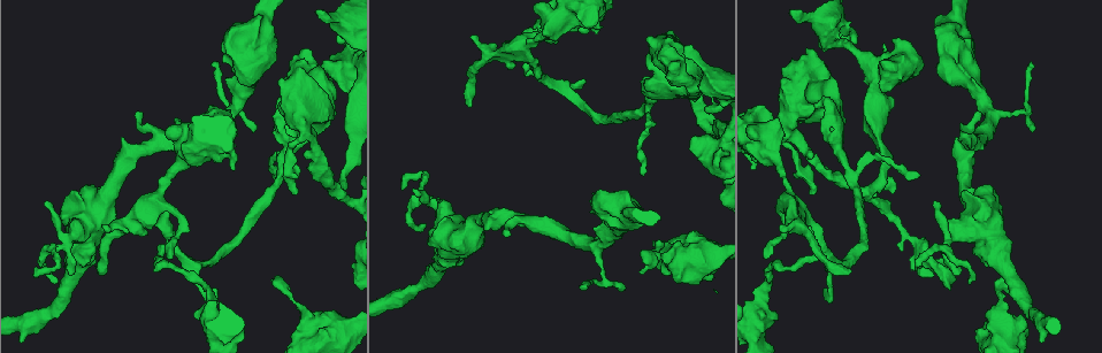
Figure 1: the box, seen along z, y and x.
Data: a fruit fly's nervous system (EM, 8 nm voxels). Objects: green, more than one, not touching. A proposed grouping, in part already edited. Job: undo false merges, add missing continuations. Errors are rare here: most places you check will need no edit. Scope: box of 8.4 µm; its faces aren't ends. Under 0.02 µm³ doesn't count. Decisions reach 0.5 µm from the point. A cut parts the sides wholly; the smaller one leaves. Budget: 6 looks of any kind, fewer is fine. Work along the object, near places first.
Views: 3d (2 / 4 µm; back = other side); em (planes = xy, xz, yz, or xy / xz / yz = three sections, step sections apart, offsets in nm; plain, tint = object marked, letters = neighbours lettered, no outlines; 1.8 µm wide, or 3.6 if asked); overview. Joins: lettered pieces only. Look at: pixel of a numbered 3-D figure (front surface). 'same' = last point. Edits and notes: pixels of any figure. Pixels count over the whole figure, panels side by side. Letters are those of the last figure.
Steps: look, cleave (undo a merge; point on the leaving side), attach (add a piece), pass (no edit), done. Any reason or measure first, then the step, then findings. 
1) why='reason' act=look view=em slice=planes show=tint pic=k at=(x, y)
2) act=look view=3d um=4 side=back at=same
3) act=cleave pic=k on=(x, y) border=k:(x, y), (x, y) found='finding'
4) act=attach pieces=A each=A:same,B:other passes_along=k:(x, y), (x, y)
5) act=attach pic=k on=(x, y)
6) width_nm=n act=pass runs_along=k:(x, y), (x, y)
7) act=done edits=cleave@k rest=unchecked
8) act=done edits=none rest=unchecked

why='closes a loop' act=look view=3d um=2 pic=1 at=(166, 263)

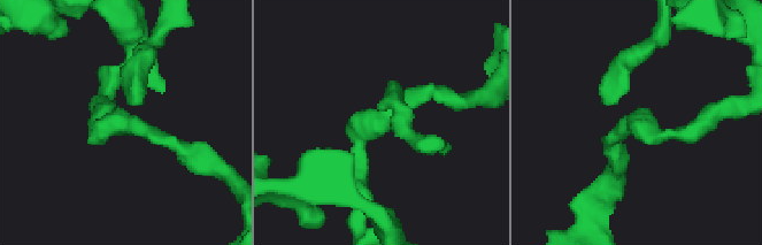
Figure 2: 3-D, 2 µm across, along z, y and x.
why='need the tissue' act=look view=em um=3.6 slice=yz step=8 show=letters pic=2 at=(630, 114)

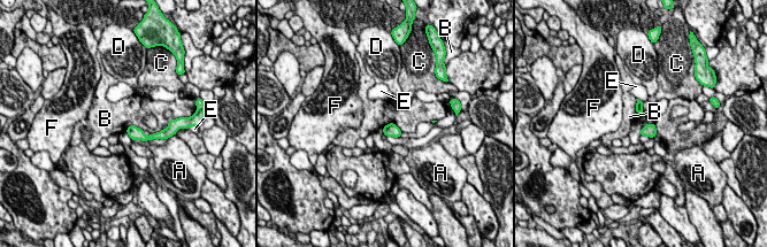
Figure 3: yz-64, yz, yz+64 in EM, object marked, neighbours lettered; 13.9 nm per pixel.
width_nm=180 act=pass each=A:other,B:other,C:other,D:other,E:other,F:other border=3:(383, 126), (393, 123), (401, 131) found='all the same cell'

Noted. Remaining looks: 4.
why='closes a loop' act=look view=em slice=planes show=letters pic=1 at=(647, 76)

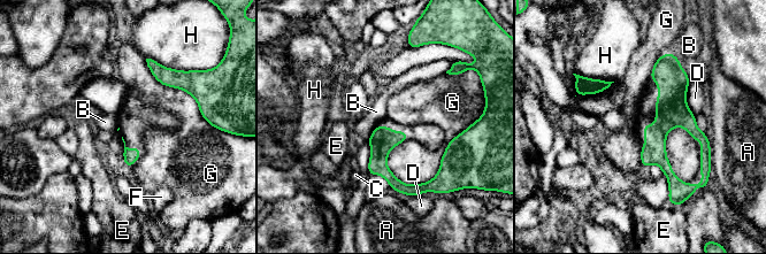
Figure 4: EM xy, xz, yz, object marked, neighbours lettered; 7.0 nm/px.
act=pass each=A:other,B:other,C:other,D:other,E:other,F:other,G:other,H:other border=4:(376, 126), (367, 140) found='continuous, no second cell'

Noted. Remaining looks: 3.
why='sudden change in width' act=look view=em um=3.6 slice=planes show=letters pic=1 at=(677, 257)

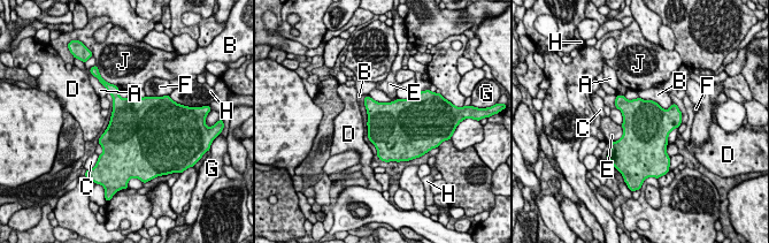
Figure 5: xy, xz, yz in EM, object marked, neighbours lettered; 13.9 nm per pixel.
longest_contact=B:480nm act=pass each=A:other,B:other,C:other,D:other,E:other,F:other,G:other,H:other,J:other found='one cell here'

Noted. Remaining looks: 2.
act=done edits=none rest=unchecked

